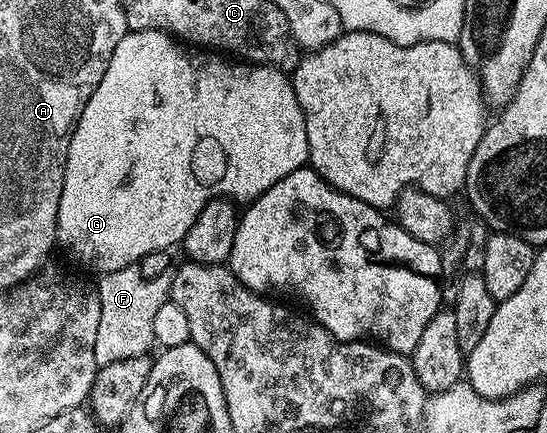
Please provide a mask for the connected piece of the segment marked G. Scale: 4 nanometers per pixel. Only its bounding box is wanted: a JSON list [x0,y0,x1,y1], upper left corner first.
[58,28,309,273]

